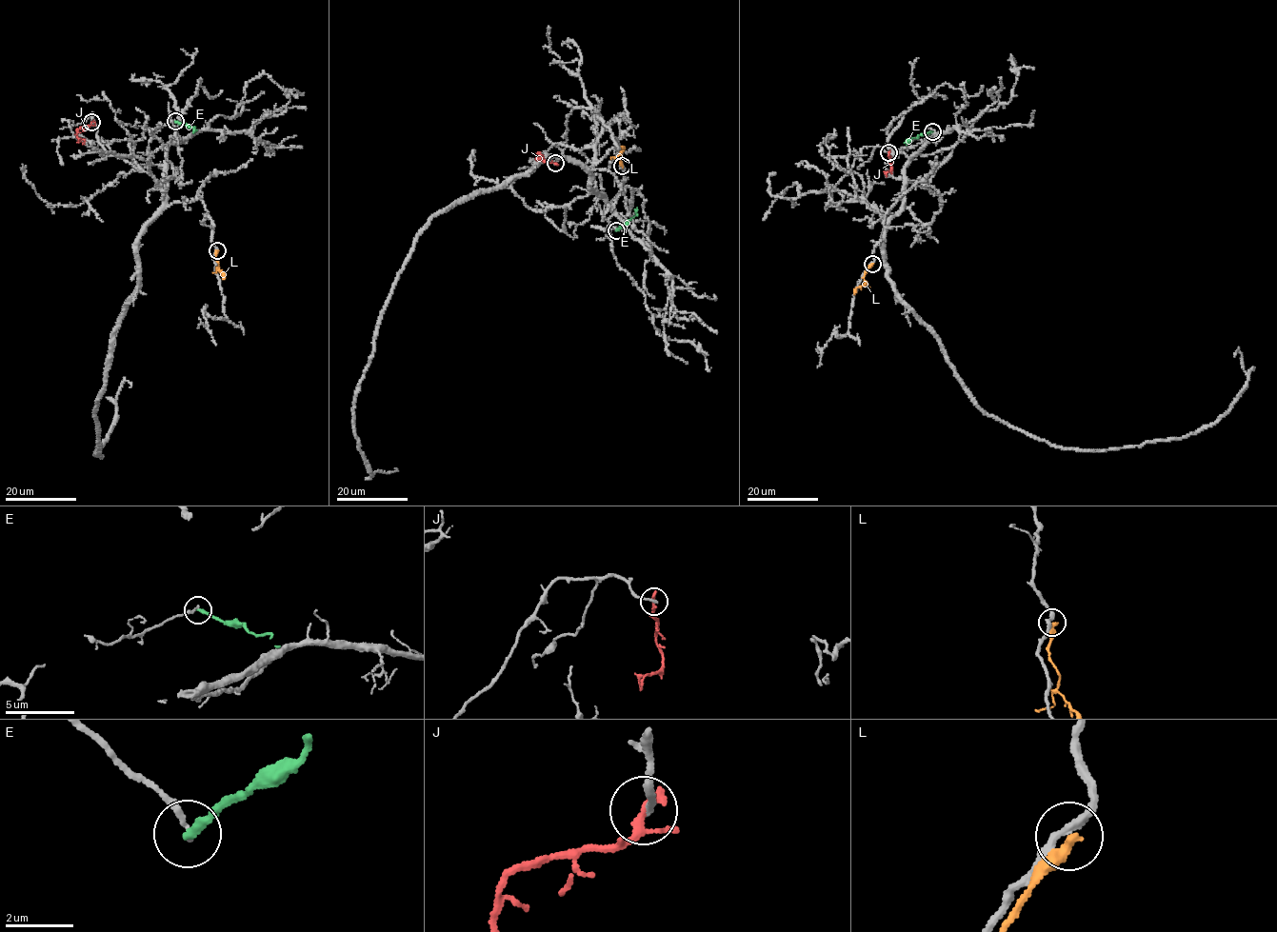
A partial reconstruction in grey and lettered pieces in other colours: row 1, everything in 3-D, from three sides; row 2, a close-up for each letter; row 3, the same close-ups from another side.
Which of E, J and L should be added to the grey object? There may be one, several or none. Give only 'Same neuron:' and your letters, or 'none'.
Same neuron: none

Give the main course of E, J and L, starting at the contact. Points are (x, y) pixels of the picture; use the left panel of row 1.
E: (175, 121), (193, 127), (192, 132)
J: (91, 122), (78, 128), (76, 133), (84, 140), (82, 143)
L: (216, 250), (216, 261), (225, 280)

